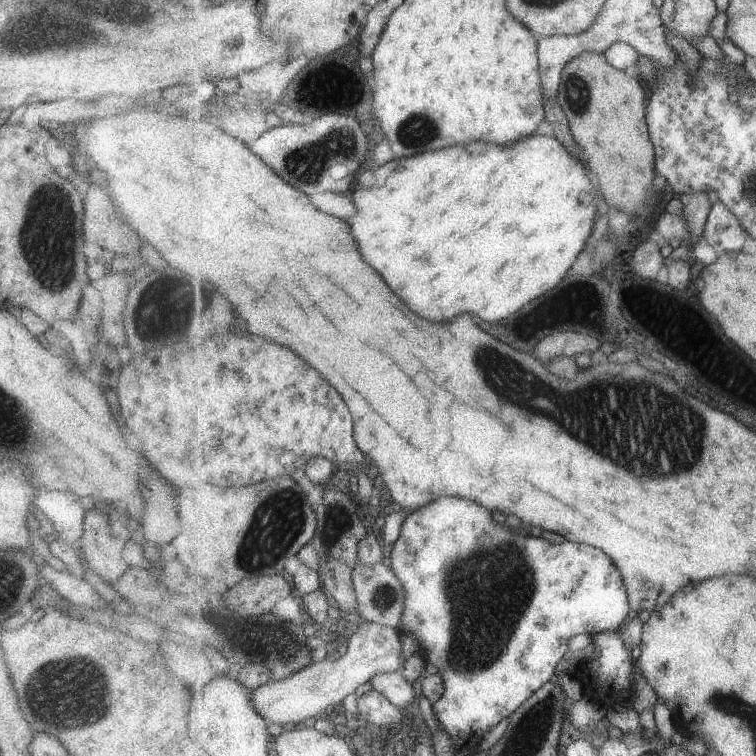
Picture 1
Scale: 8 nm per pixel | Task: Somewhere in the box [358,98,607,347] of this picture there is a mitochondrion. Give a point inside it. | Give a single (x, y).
(419, 130)

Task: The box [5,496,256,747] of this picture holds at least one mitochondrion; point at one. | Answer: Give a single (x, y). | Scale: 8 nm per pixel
(83, 706)

